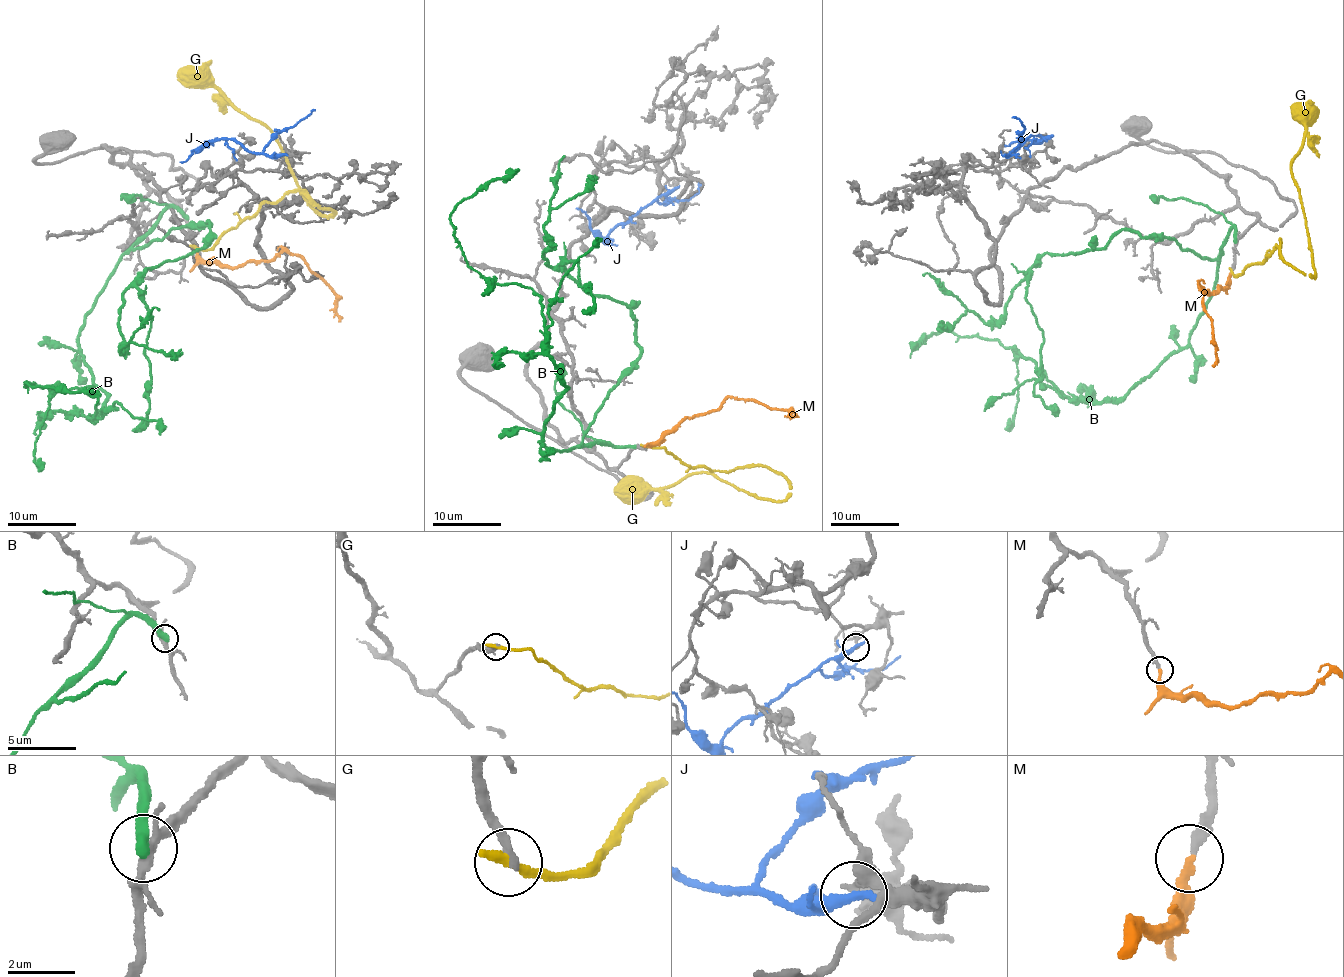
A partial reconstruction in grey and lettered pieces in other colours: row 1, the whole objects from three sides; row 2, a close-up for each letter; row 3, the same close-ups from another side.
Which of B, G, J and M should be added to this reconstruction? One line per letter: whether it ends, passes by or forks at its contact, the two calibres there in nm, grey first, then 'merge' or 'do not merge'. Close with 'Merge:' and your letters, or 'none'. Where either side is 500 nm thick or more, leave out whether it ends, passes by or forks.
B: it ends | 240/440 nm | do not merge
G: it ends | 280/300 nm | do not merge
J: it passes by | 200/240 nm | do not merge
M: it ends | 240/260 nm | merge
Merge: M

